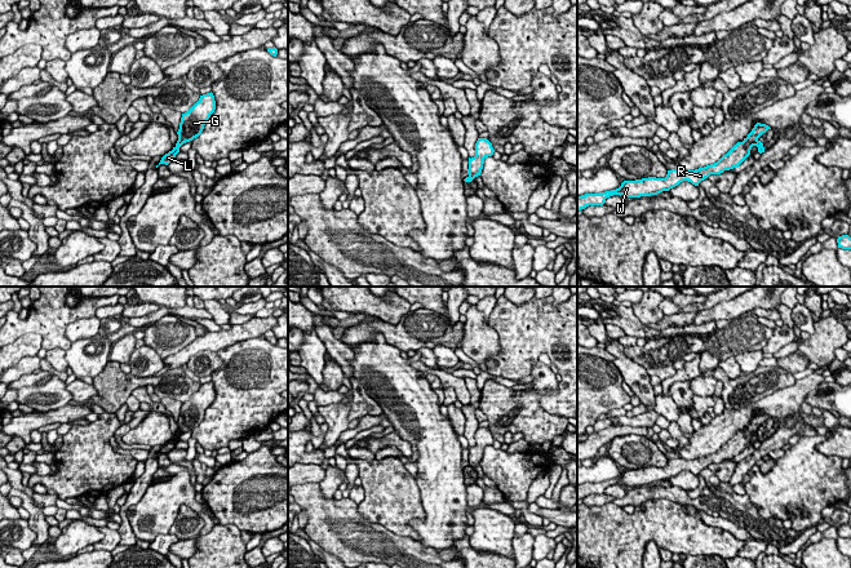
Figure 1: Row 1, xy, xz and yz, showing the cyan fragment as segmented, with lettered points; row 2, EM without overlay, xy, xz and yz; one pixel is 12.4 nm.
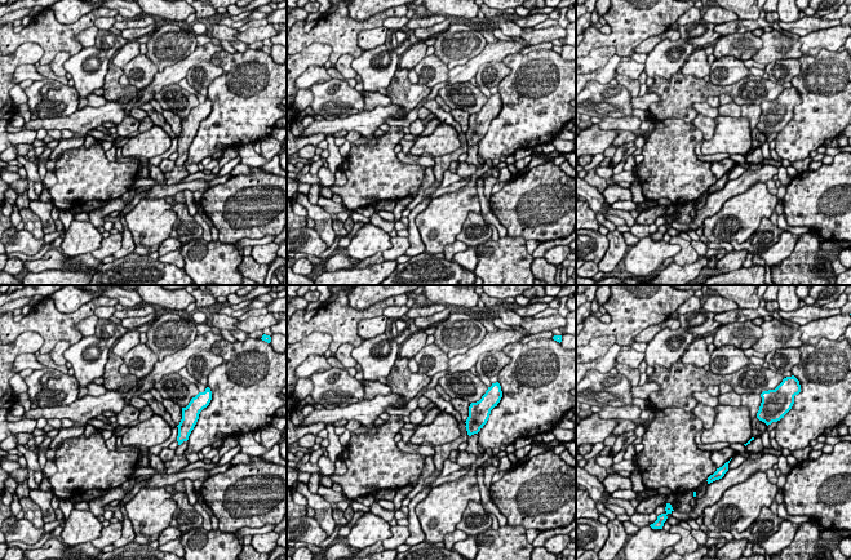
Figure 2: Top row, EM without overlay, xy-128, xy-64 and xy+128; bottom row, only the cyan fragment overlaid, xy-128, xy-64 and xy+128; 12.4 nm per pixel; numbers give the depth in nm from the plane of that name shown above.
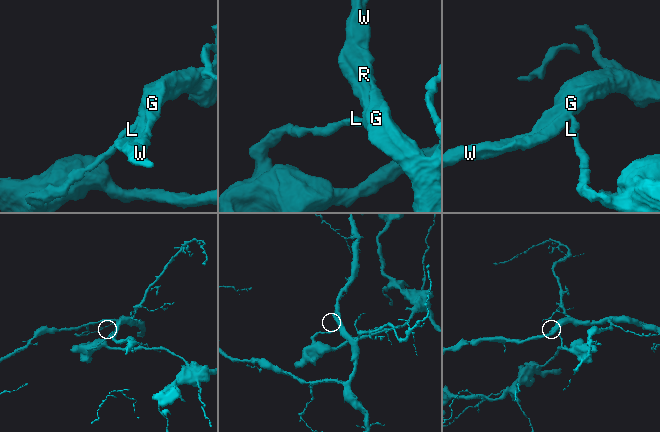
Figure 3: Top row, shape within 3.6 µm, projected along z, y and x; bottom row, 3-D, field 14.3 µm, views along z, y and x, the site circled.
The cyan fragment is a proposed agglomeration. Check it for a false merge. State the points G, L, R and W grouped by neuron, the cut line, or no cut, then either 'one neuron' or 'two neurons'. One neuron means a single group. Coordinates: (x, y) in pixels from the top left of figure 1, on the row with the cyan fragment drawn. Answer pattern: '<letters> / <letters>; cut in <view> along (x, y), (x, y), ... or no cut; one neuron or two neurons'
G R W / L; cut in xy along (178, 140), (182, 143); two neurons

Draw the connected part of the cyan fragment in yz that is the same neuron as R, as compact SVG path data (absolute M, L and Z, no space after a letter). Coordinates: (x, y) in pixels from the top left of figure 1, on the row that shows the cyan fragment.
M757 123L743 142L737 142L717 163L704 168L695 170L672 169L668 170L665 178L648 177L635 181L624 181L616 190L577 196L577 210L585 209L589 205L603 205L606 199L613 195L624 195L628 198L657 195L662 191L669 191L683 181L699 186L699 183L710 174L721 174L724 170L739 167L750 155L750 150L757 145L758 138L768 129L771 129L768 125Z

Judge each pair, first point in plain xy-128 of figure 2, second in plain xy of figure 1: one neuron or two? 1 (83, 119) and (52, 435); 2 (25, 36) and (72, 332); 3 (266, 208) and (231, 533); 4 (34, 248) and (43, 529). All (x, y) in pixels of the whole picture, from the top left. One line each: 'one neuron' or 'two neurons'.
1: two neurons
2: two neurons
3: two neurons
4: two neurons

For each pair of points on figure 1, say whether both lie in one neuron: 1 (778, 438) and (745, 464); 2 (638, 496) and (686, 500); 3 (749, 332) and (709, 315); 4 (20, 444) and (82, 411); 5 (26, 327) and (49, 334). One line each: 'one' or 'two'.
1: one
2: one
3: two
4: two
5: one

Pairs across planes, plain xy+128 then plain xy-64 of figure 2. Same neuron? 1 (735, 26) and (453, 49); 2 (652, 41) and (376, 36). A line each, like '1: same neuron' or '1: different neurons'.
1: different neurons
2: same neuron

